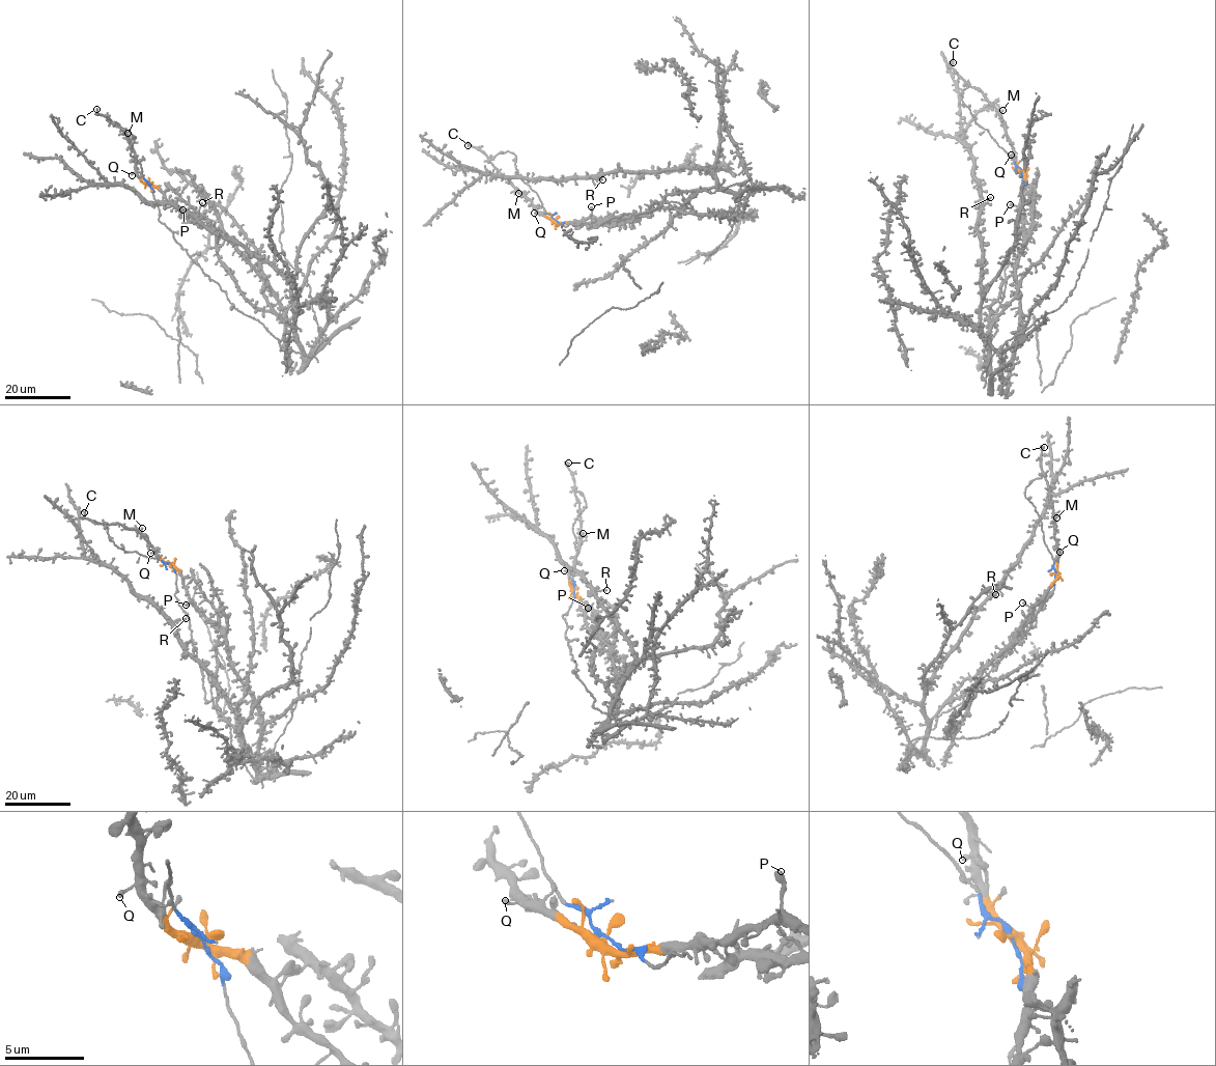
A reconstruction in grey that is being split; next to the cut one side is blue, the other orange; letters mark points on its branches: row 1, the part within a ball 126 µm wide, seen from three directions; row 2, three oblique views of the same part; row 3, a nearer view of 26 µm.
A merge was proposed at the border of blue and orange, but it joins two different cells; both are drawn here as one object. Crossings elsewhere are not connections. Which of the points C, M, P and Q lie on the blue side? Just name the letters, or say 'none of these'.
none of these

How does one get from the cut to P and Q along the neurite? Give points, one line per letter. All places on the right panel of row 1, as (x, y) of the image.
P: (1021, 171), (1025, 189), (1017, 205), (1010, 204)
Q: (1021, 171), (1011, 155)

